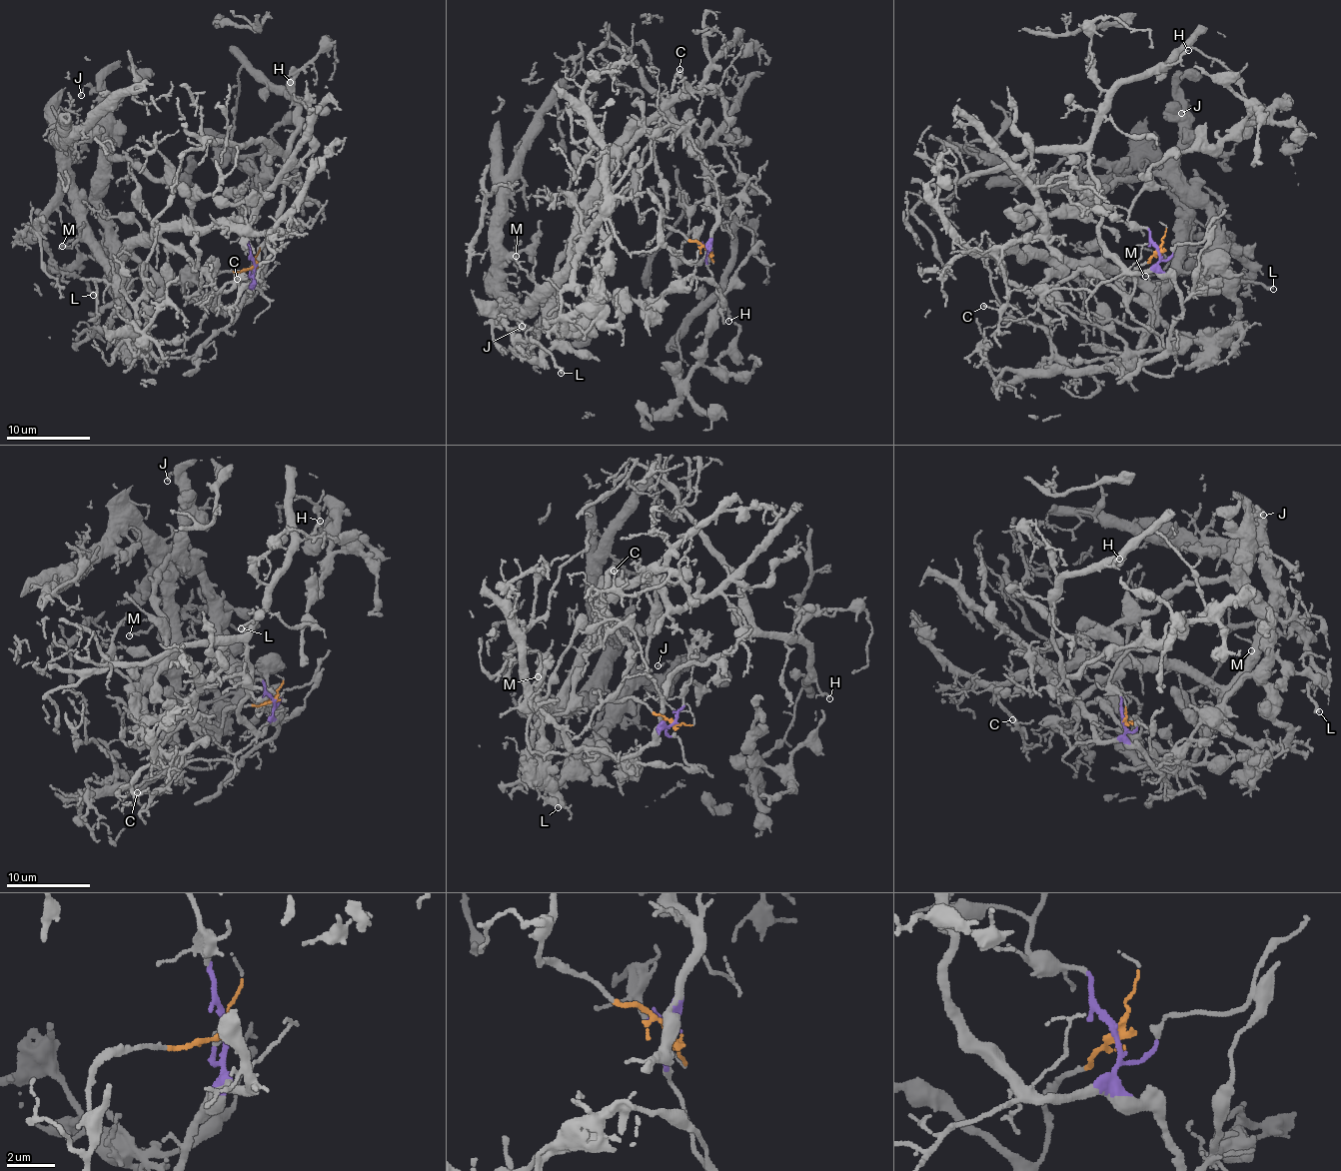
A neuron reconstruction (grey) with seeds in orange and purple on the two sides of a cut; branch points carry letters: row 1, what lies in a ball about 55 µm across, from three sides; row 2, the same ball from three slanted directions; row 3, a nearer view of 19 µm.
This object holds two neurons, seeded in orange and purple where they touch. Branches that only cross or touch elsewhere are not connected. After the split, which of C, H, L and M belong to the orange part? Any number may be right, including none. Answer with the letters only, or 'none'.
C, L, M

